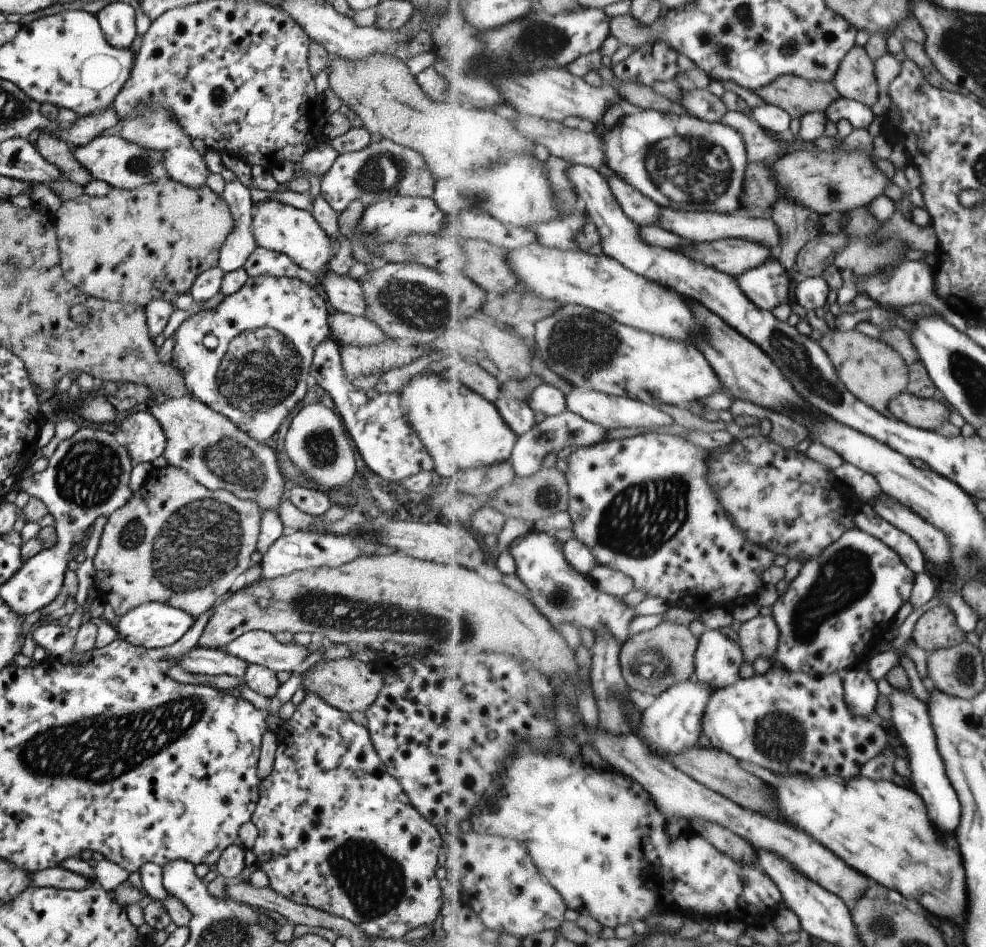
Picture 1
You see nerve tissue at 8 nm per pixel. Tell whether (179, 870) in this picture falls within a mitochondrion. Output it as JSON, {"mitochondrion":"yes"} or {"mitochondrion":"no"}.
{"mitochondrion":"no"}

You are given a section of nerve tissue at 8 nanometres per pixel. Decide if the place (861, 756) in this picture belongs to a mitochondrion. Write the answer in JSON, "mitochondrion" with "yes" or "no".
{"mitochondrion":"no"}

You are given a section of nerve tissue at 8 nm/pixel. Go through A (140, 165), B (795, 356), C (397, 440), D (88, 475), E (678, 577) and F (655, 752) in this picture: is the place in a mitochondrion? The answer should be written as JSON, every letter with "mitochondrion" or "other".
{"A":"mitochondrion","B":"mitochondrion","C":"other","D":"mitochondrion","E":"other","F":"other"}

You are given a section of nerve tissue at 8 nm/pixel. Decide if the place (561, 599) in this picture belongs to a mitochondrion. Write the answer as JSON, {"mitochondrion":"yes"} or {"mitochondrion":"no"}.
{"mitochondrion":"yes"}

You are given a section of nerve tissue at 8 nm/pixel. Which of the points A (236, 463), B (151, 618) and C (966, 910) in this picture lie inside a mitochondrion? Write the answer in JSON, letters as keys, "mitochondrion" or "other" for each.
{"A":"mitochondrion","B":"other","C":"other"}

